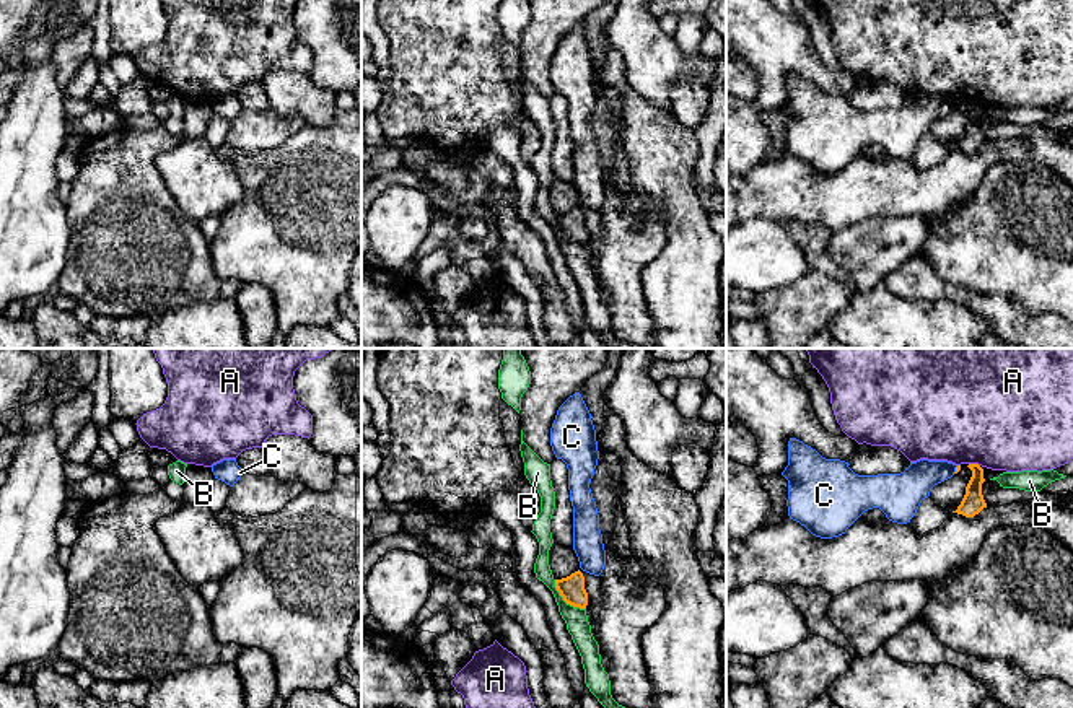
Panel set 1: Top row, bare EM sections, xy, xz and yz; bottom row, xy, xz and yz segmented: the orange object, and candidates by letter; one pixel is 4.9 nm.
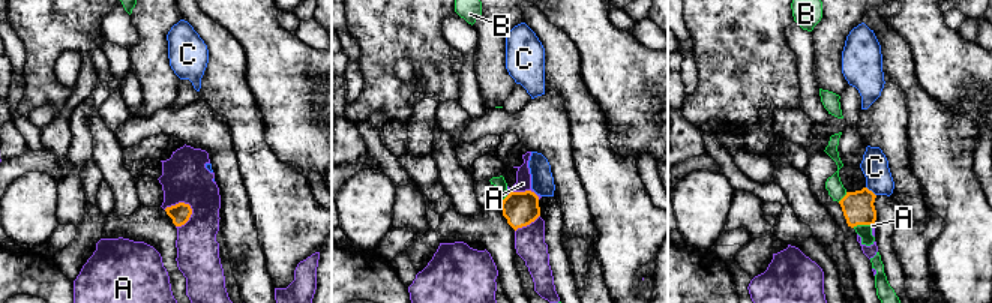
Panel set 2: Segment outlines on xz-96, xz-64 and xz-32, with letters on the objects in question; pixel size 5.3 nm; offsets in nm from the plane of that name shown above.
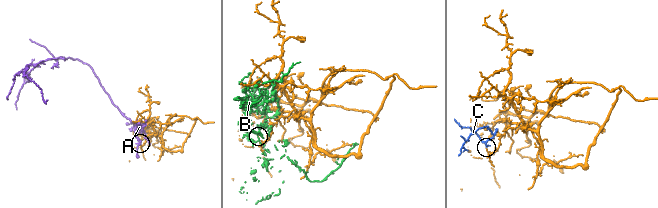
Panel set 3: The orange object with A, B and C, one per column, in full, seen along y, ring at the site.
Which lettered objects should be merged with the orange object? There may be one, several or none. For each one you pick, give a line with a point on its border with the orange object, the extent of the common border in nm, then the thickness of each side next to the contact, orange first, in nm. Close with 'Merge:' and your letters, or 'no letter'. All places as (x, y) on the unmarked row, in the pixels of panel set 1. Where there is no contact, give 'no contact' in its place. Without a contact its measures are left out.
Merge: no letter

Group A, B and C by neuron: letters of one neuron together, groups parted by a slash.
A / B / C

